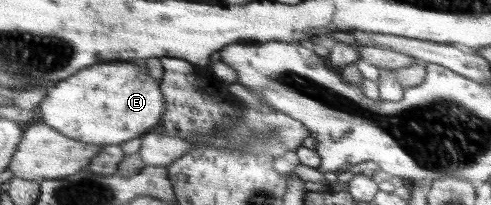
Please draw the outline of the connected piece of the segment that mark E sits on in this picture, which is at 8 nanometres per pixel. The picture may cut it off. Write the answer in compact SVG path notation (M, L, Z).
M126 60L126 63L100 63L86 67L84 71L78 71L72 75L72 79L63 79L64 83L58 82L48 90L46 97L40 106L42 122L56 128L62 135L76 141L93 143L94 145L118 146L121 143L141 137L147 133L152 125L156 125L163 117L166 110L160 82L156 81L146 67L138 67L136 61Z

